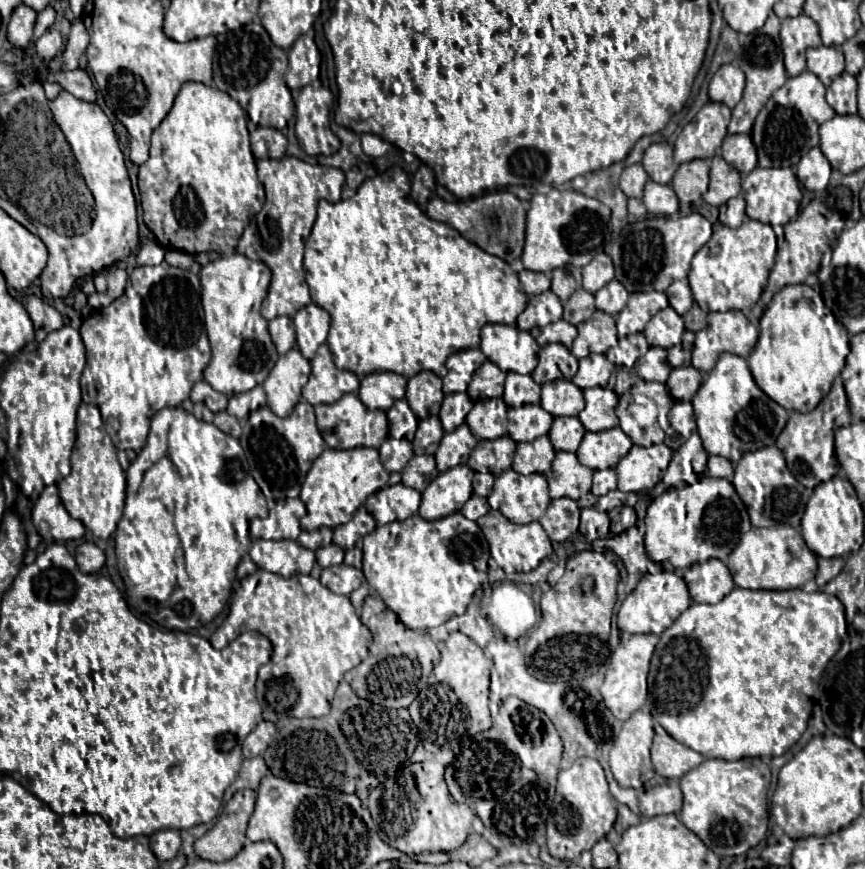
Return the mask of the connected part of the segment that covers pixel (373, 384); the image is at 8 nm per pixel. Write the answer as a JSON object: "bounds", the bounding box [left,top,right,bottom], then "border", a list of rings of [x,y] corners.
{"bounds":[358,373,406,411],"border":[[[370,373],[362,379],[358,397],[368,409],[388,411],[394,401],[402,399],[406,393],[406,377],[398,373]]]}

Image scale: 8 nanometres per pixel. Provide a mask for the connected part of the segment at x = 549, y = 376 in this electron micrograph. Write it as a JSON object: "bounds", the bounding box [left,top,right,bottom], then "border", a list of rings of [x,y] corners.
{"bounds":[532,345,578,385],"border":[[[544,345],[538,355],[538,367],[534,369],[532,377],[542,385],[554,379],[572,379],[576,371],[578,371],[578,359],[570,353],[570,349],[566,349],[564,345]]]}

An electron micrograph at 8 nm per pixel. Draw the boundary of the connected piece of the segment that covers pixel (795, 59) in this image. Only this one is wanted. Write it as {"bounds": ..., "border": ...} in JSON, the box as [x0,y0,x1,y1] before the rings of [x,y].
{"bounds":[780,13,822,77],"border":[[[804,13],[798,17],[784,19],[780,37],[782,37],[784,65],[786,65],[786,73],[790,77],[802,73],[806,69],[806,57],[804,57],[806,49],[822,45],[818,25]]]}

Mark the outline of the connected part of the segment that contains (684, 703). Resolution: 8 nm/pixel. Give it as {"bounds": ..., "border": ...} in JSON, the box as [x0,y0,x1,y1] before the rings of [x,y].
{"bounds":[650,587,848,761],"border":[[[736,587],[732,593],[728,593],[720,603],[716,605],[702,605],[692,603],[686,611],[680,613],[680,617],[660,635],[660,643],[656,645],[654,657],[652,657],[652,669],[650,669],[650,697],[652,697],[652,729],[654,723],[660,723],[678,743],[698,751],[704,755],[704,759],[726,759],[726,761],[738,761],[742,757],[776,757],[784,755],[806,731],[808,719],[812,715],[812,699],[808,693],[821,691],[816,681],[820,679],[822,671],[826,669],[828,661],[836,655],[840,649],[841,640],[848,635],[848,624],[845,618],[844,607],[834,595],[828,595],[824,591],[806,593],[802,589],[786,589],[786,591],[752,591]]]}

